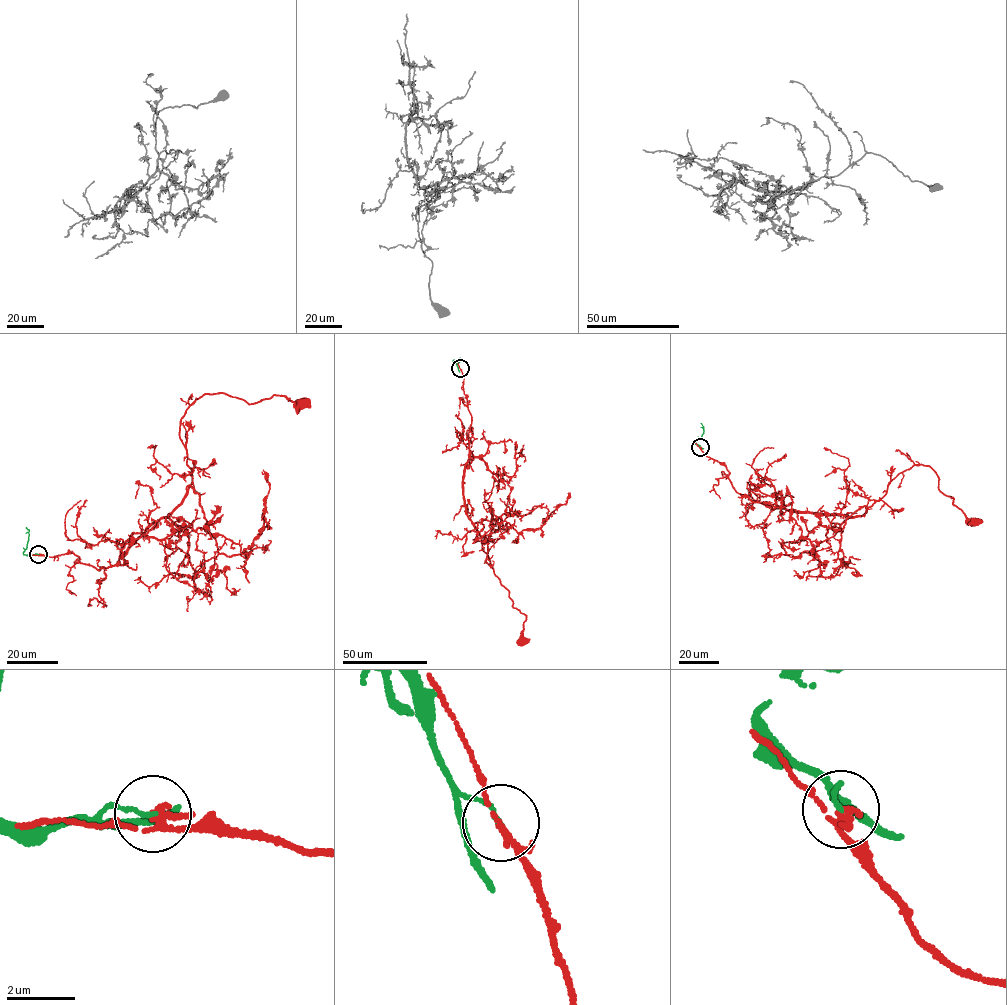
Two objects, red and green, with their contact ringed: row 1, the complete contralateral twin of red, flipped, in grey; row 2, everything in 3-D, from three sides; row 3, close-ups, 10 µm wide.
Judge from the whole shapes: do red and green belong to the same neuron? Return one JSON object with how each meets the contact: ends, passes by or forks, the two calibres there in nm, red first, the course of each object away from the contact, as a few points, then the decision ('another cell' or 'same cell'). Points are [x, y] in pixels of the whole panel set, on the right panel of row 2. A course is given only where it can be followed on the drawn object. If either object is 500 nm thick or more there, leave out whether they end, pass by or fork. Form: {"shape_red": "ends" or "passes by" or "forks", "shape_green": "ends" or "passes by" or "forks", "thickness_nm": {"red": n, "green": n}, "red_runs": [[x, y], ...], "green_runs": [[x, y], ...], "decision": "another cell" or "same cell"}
{"shape_red": "forks", "shape_green": "ends", "thickness_nm": {"red": 120, "green": 120}, "red_runs": [[700, 447], [725, 464], [738, 493], [831, 515], [860, 516], [896, 476], [927, 465], [939, 489], [975, 522]], "green_runs": [[700, 447], [695, 441], [704, 431], [700, 423]], "decision": "another cell"}

